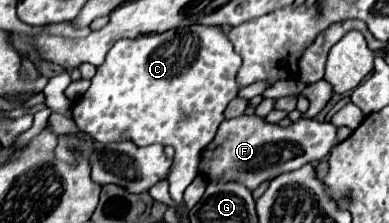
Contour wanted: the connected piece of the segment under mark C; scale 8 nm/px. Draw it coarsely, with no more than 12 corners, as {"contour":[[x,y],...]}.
{"contour":[[222,27],[120,39],[72,107],[100,143],[172,145],[184,205],[238,95]]}

